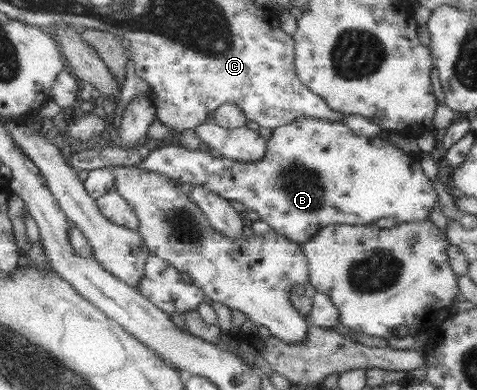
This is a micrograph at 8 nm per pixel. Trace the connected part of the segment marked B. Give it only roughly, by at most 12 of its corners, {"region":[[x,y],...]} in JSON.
{"region":[[297,117],[259,161],[177,145],[139,164],[303,244],[430,221],[420,156]]}

